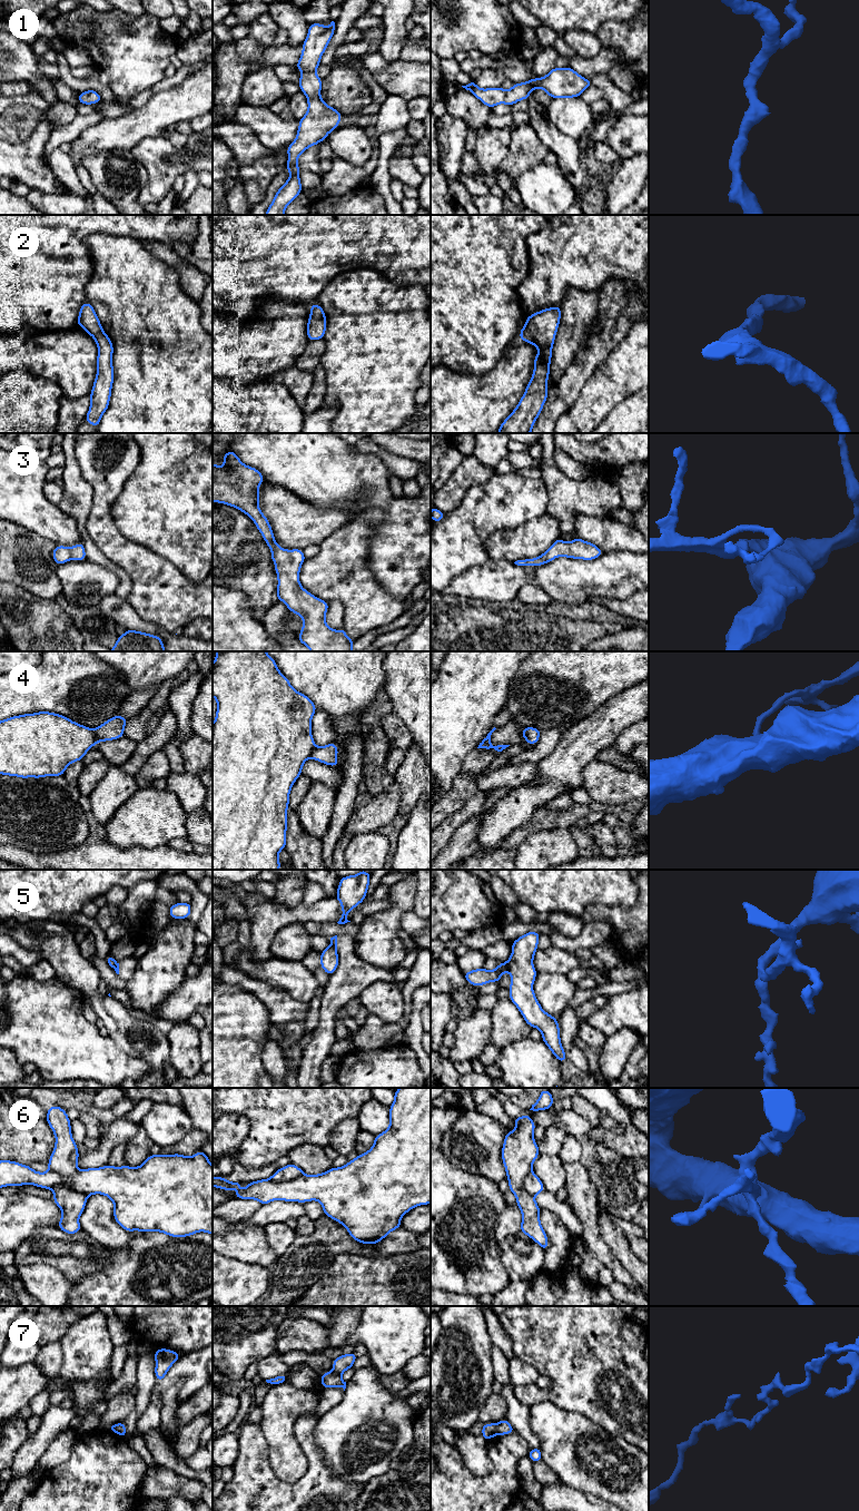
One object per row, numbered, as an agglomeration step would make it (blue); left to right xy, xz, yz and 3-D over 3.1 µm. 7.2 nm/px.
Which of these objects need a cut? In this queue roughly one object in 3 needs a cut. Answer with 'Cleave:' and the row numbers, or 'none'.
Cleave: 4, 5, 6, 7

